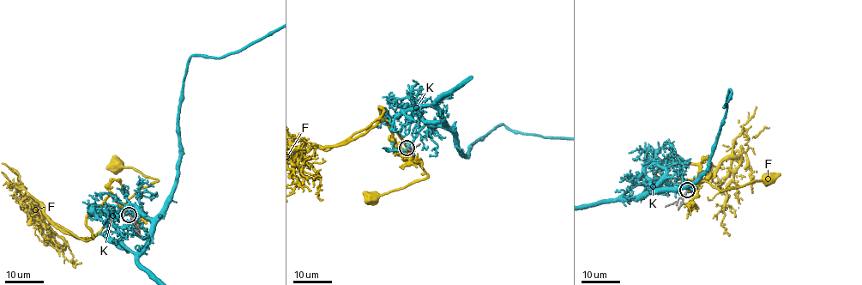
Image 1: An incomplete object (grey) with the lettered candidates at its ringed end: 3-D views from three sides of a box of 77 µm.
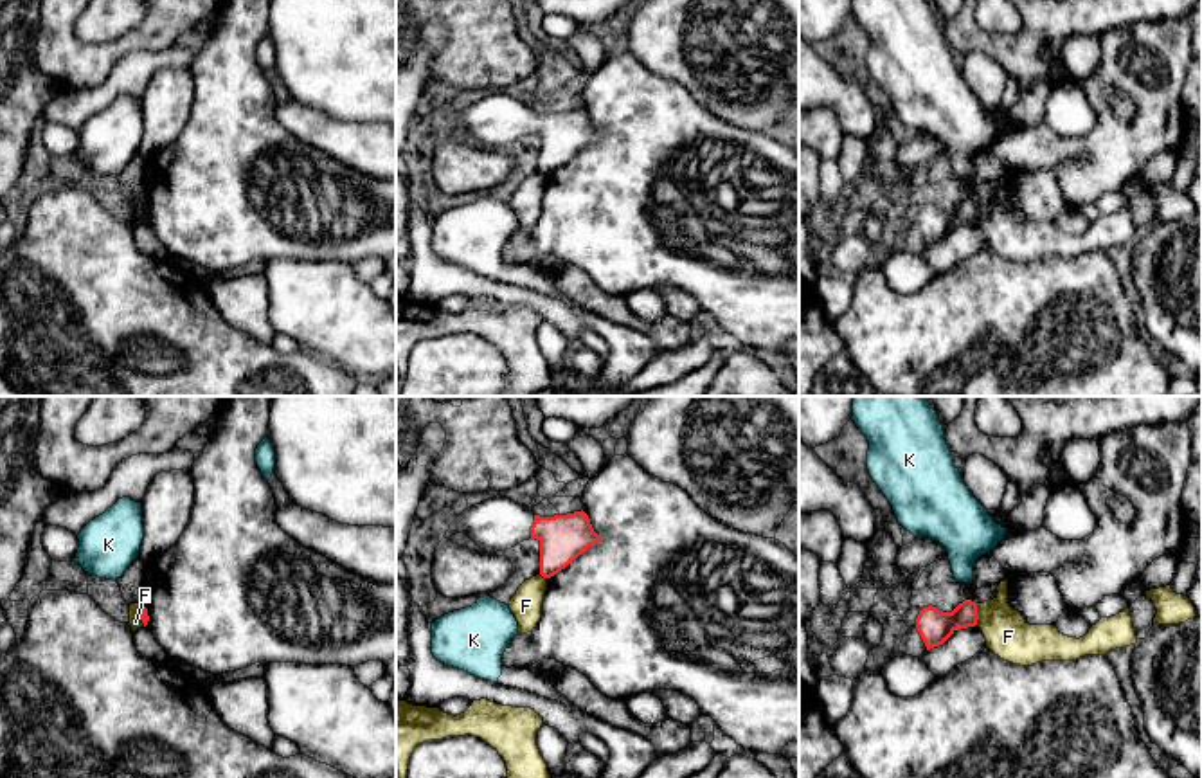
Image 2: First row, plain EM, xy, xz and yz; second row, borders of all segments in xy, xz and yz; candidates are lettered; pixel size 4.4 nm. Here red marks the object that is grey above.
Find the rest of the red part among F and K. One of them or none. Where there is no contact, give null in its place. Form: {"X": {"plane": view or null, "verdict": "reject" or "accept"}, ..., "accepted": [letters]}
{"F": {"plane": "yz", "verdict": "reject"}, "K": {"plane": null, "verdict": "reject"}, "accepted": []}

